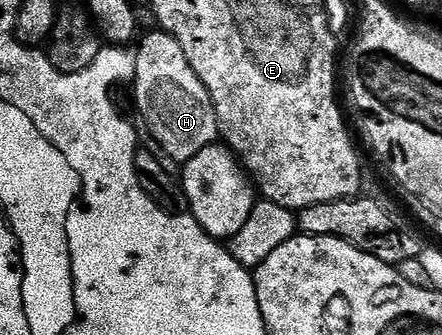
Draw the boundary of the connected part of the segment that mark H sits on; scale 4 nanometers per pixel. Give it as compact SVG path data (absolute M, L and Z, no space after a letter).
M157 32L137 43L134 59L136 72L132 79L138 110L146 121L149 137L156 139L173 160L185 164L204 148L219 141L218 117L208 88L192 72L184 48L170 34Z

